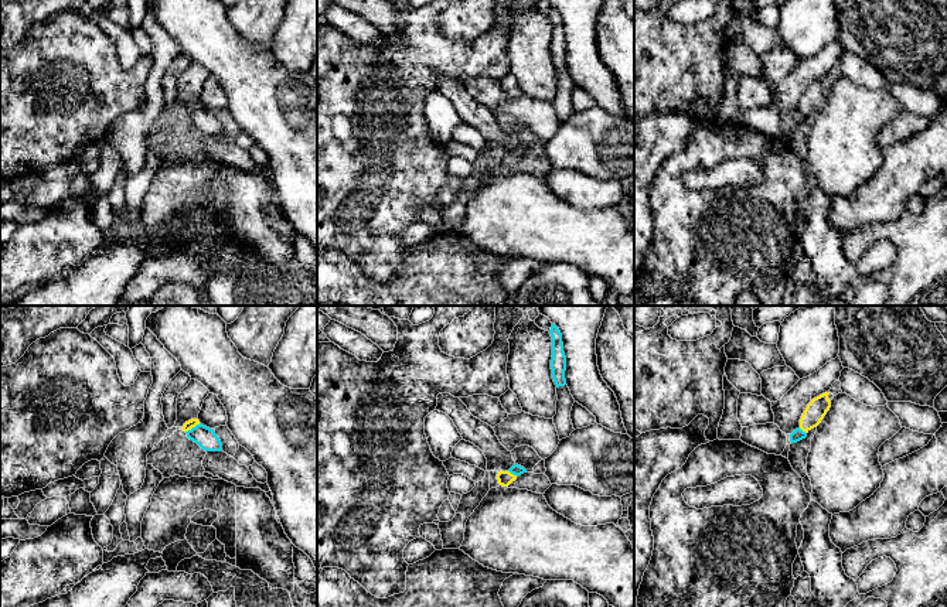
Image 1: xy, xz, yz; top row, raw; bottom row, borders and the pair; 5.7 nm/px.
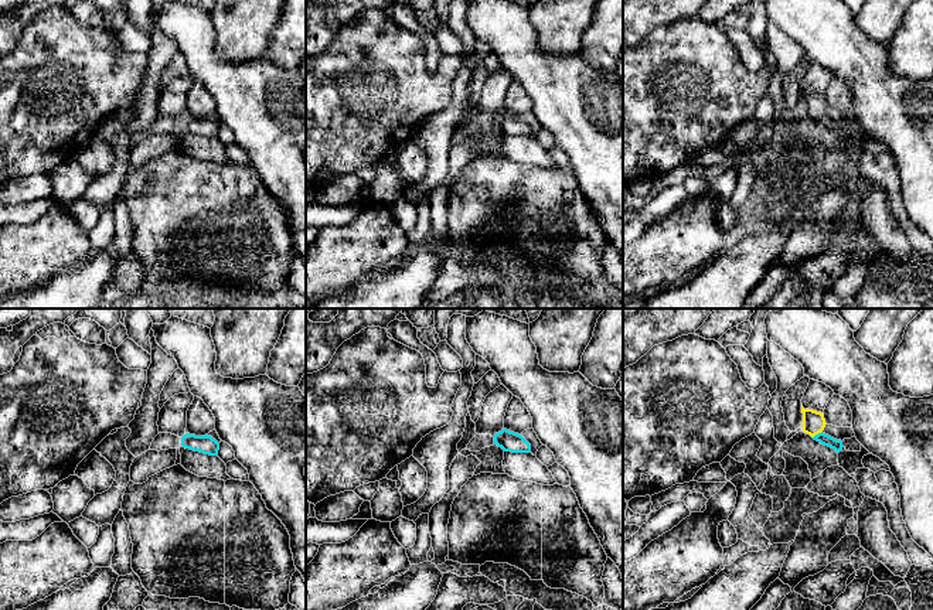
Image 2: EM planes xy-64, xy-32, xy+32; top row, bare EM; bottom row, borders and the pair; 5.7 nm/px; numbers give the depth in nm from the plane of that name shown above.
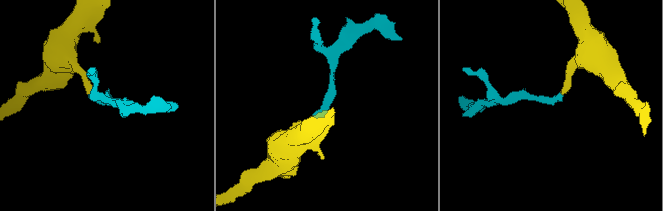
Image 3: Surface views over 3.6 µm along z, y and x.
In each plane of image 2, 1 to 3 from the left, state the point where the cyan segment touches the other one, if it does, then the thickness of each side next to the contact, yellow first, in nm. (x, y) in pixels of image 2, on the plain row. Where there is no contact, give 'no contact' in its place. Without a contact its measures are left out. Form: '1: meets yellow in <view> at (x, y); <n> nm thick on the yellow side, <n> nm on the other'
1: no contact
2: no contact
3: meets yellow in xy+32 at (817, 116); 130 nm thick on the yellow side, 70 nm on the other

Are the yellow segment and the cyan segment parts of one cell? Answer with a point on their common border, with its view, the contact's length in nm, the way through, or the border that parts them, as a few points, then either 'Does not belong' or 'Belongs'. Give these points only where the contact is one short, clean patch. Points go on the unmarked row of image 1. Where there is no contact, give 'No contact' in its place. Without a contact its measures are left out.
Touches yellow at xy (193, 109). Shared border 100 nm. Path across: xy (191, 106), (193, 109), (205, 120). Belongs

